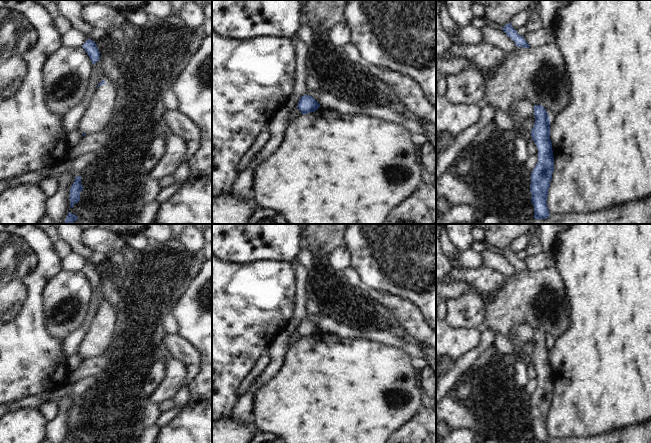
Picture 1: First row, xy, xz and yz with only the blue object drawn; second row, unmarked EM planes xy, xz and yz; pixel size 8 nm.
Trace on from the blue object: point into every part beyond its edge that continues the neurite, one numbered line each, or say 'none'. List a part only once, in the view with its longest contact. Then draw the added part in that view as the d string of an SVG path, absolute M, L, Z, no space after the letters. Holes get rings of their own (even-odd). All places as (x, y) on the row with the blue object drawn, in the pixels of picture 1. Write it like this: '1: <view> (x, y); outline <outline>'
none

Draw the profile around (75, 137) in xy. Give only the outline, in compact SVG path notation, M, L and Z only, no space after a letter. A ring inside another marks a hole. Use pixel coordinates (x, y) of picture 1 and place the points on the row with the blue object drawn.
M77 129L68 133L68 139L70 141L70 147L73 149L80 144L83 139L83 134Z

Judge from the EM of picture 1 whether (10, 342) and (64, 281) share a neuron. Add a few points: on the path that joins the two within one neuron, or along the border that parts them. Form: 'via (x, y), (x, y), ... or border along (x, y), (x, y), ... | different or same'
border along (50, 281), (44, 290), (45, 323), (47, 327) | different

